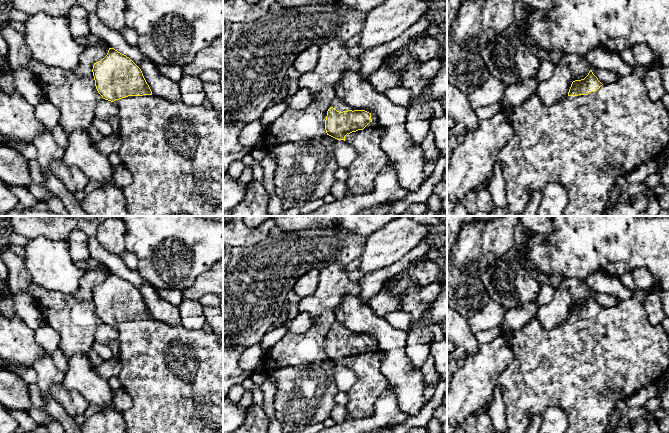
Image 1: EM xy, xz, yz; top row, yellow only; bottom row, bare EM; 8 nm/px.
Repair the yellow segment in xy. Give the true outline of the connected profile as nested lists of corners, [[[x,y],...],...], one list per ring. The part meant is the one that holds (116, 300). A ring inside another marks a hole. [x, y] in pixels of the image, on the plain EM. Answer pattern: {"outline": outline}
{"outline": [[[109,272],[107,279],[93,289],[93,300],[98,317],[103,323],[114,326],[118,331],[119,354],[122,369],[118,374],[122,388],[132,399],[132,406],[122,415],[127,433],[223,433],[223,341],[214,333],[189,330],[181,324],[172,326],[154,319],[147,308],[141,293],[126,279]]]}

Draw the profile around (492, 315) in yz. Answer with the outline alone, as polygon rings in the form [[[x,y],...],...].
[[[491,300],[480,312],[467,318],[469,328],[475,334],[478,331],[498,327],[502,324],[506,312],[504,306]]]

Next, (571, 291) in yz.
[[[565,278],[554,290],[553,298],[540,307],[536,317],[544,329],[551,330],[568,320],[572,306],[584,303],[590,294],[586,280]]]

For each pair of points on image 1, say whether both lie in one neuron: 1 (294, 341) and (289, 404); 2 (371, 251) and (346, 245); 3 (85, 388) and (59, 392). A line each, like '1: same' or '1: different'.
1: same
2: different
3: different

